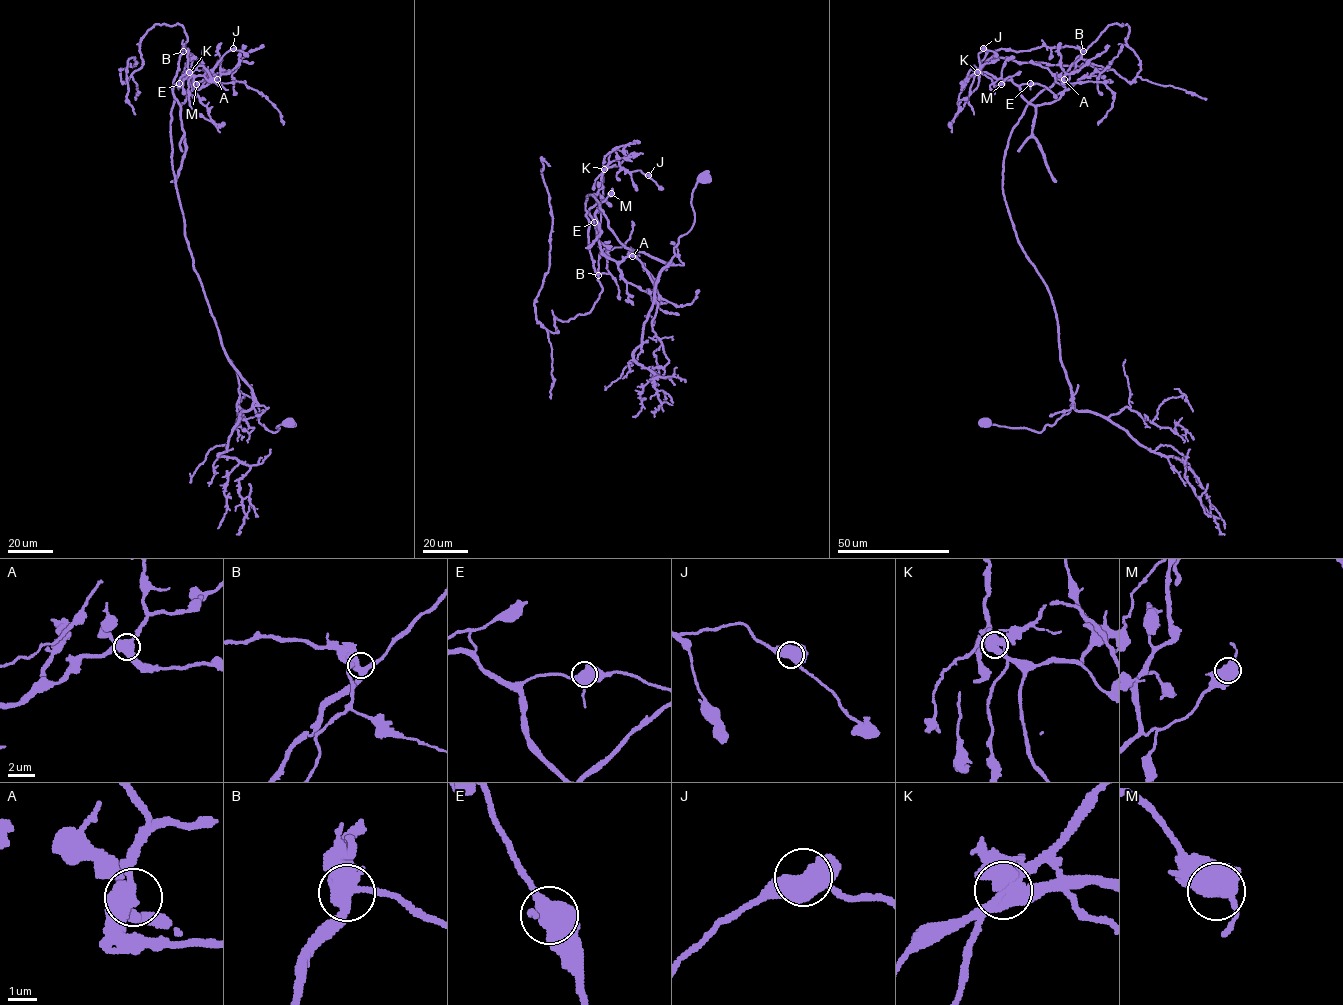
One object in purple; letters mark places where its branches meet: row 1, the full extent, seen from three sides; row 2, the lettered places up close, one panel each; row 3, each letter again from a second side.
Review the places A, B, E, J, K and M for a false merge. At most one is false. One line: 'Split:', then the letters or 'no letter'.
Split: K

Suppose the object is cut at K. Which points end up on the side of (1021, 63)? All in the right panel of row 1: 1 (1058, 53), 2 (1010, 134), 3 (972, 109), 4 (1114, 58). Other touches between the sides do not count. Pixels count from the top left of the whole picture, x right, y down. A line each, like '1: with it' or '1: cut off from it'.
1: cut off from it
2: with it
3: with it
4: cut off from it

